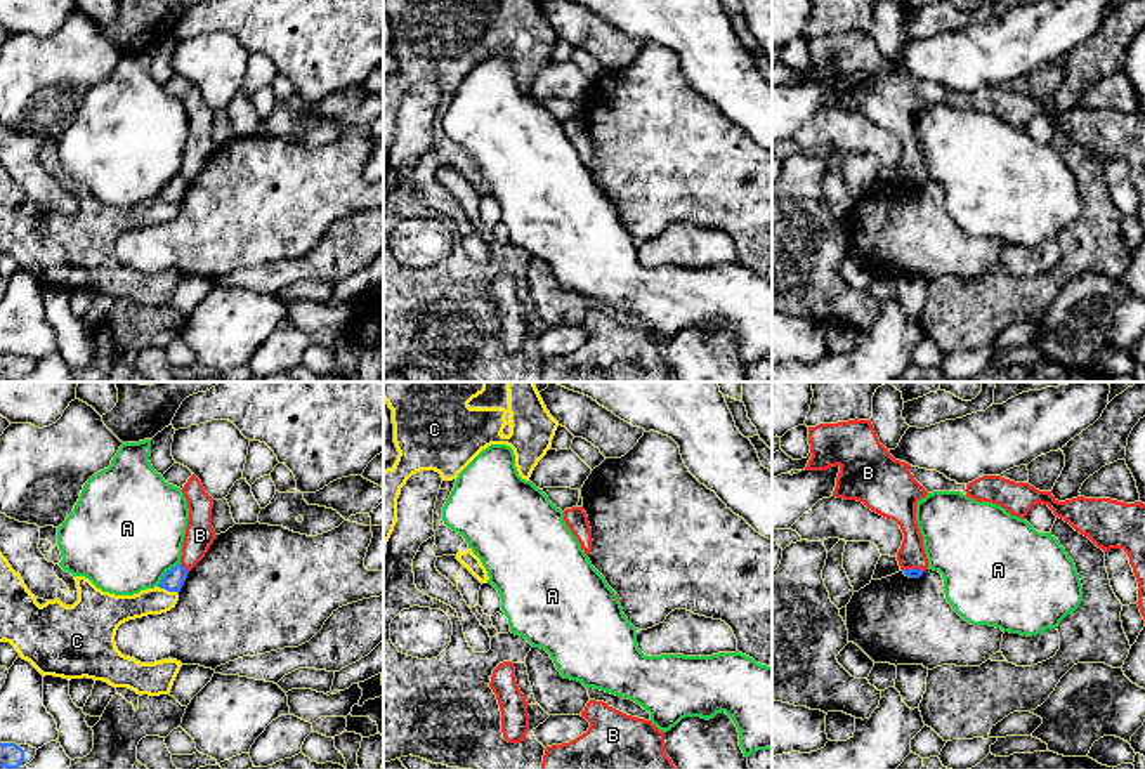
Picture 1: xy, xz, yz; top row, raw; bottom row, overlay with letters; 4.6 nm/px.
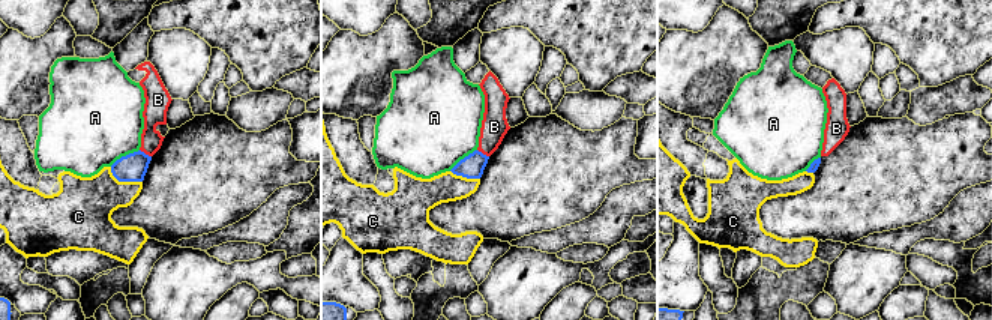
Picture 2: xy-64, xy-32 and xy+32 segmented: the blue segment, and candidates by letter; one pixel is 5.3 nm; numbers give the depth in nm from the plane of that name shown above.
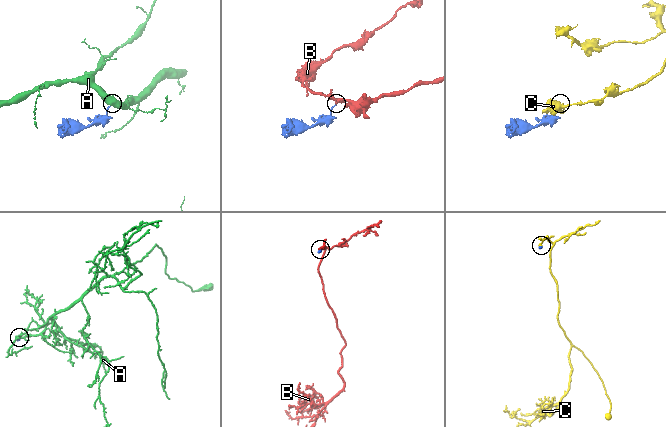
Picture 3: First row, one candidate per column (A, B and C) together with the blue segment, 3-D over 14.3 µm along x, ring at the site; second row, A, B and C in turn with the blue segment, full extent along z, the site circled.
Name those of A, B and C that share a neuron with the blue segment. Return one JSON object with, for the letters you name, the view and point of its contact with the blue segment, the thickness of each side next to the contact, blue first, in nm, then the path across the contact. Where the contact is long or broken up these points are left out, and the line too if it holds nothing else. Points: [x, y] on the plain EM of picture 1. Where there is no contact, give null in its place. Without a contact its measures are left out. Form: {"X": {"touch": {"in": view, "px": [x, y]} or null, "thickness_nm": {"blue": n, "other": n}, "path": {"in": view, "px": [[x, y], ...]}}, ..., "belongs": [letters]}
{"belongs": []}

